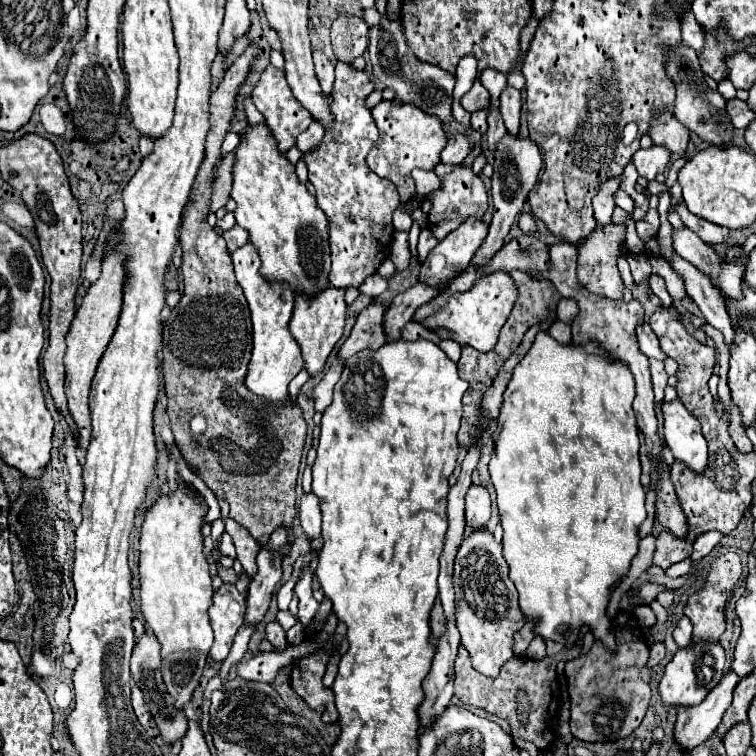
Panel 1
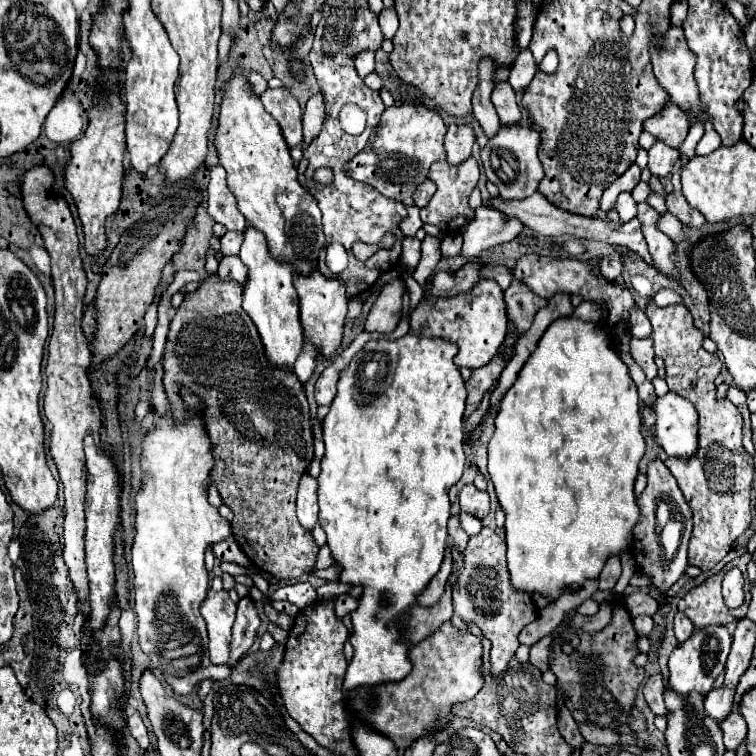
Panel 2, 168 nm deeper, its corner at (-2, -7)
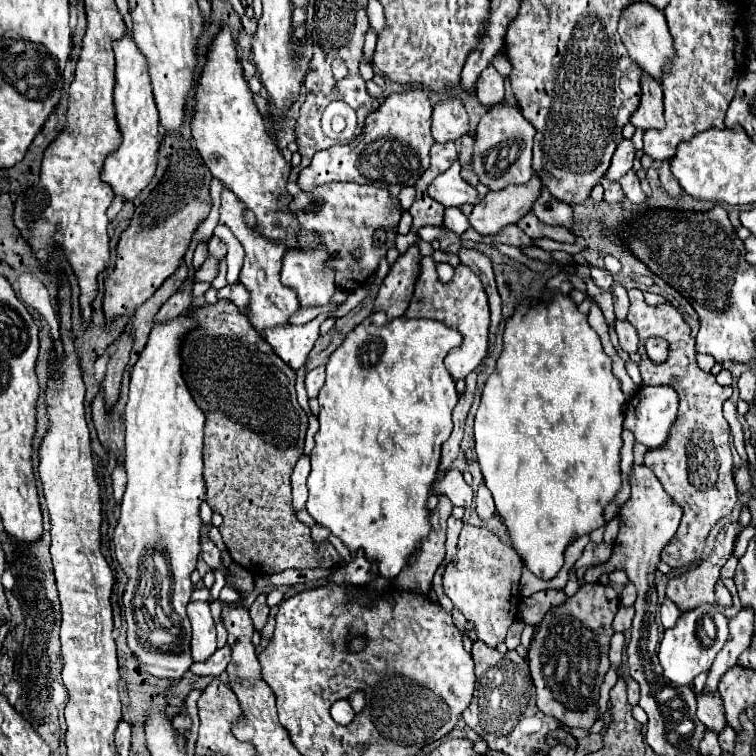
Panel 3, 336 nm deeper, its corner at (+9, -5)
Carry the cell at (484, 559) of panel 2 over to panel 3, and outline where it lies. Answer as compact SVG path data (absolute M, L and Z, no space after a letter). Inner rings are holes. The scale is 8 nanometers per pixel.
M469 523L463 525L457 555L443 573L443 589L453 605L463 613L463 617L475 625L477 639L481 639L487 647L495 649L499 643L503 643L507 629L519 617L521 569L523 561L511 545L501 543L499 537L489 529Z

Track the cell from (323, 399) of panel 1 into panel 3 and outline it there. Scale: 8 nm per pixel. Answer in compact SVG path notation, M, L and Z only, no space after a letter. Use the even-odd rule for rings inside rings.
M323 365L311 369L311 371L307 373L307 377L305 377L307 395L309 395L309 397L317 397L317 393L319 393L323 381L325 381L325 369L323 369Z

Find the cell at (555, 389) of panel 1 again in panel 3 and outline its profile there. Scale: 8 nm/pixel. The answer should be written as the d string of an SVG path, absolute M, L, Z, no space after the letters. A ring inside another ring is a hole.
M555 293L555 297L551 299L551 305L545 303L537 303L537 305L521 305L517 309L517 313L507 321L505 333L503 333L503 353L497 361L497 369L495 373L487 379L483 395L481 395L481 405L475 413L475 451L479 457L479 467L481 473L485 477L485 485L491 491L495 505L497 505L497 513L503 519L503 525L509 531L509 539L511 539L511 547L517 551L517 555L521 555L523 565L537 575L539 579L553 579L559 569L565 563L565 549L571 545L571 541L575 541L581 535L587 535L599 527L605 525L605 507L617 497L619 489L621 489L621 469L619 469L619 461L621 461L621 447L623 447L623 439L621 439L621 431L623 431L623 419L625 419L625 403L627 397L623 397L621 391L621 381L613 375L611 371L611 359L607 357L607 353L603 351L601 339L595 333L595 329L589 327L587 317L583 313L577 311L577 305L561 293Z

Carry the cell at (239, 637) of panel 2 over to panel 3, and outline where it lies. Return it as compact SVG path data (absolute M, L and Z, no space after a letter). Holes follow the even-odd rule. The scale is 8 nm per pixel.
M225 645L225 647L217 649L205 663L201 663L201 665L193 663L191 671L197 675L221 675L227 669L229 661L231 661L231 649L229 649L229 645Z

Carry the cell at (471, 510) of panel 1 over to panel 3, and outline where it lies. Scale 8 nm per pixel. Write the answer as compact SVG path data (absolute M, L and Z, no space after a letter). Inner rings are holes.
M451 469L447 471L445 477L441 477L437 481L437 485L433 485L433 491L435 493L443 493L449 497L449 501L457 507L471 507L473 503L473 489L465 483L461 471L457 469Z

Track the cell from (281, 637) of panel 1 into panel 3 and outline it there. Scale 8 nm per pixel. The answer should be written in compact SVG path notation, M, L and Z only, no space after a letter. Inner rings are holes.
M261 593L261 595L253 601L253 605L249 607L249 615L251 615L251 619L253 619L255 629L257 629L257 631L263 631L263 627L265 627L265 623L267 623L267 615L269 615L269 607L267 607L267 603L265 603L265 593Z

